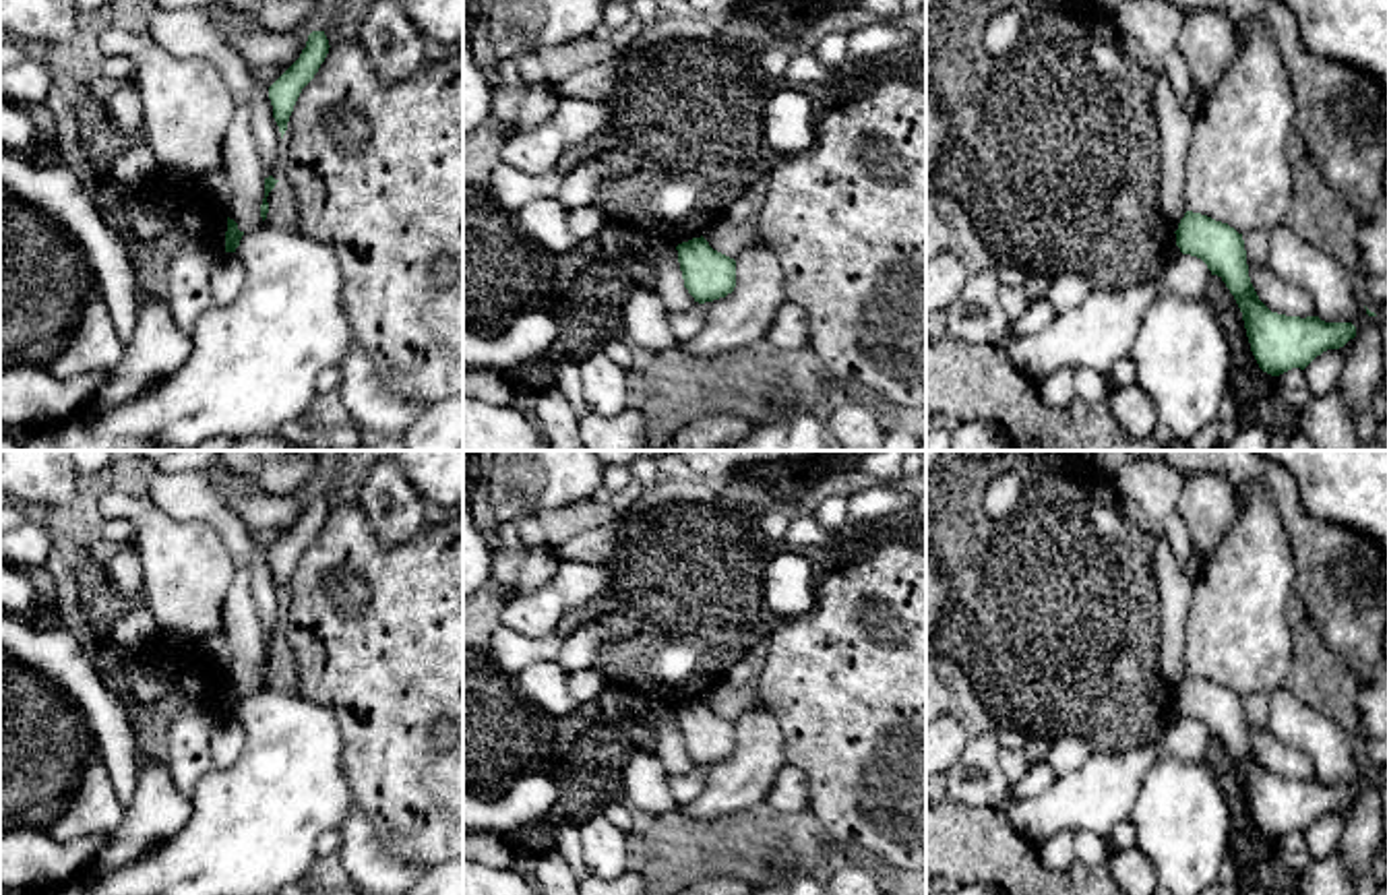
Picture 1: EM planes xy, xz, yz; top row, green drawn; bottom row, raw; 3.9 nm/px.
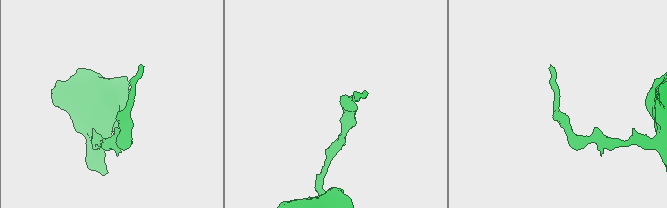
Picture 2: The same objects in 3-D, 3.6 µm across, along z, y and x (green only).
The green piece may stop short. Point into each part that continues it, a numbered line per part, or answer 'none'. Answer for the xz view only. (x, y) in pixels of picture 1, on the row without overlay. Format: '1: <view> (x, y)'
none

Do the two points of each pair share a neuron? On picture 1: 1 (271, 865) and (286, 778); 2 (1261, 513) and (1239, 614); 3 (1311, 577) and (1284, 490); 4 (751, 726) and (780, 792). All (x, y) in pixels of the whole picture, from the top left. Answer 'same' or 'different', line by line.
1: same
2: same
3: same
4: different

